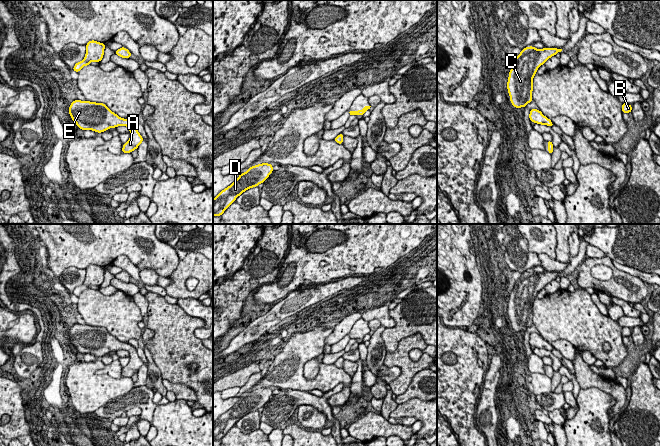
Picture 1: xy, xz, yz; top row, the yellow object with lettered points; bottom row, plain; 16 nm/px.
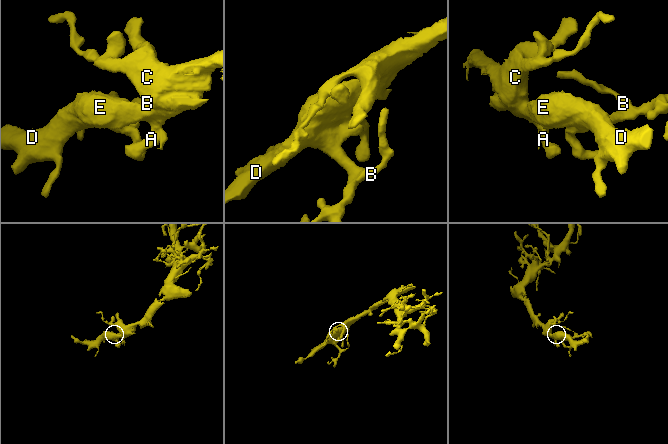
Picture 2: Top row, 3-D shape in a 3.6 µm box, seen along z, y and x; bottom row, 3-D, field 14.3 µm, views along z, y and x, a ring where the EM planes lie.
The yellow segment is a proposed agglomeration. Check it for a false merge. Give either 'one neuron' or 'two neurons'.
one neuron

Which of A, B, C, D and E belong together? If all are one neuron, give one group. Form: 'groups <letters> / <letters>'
groups A B C D E

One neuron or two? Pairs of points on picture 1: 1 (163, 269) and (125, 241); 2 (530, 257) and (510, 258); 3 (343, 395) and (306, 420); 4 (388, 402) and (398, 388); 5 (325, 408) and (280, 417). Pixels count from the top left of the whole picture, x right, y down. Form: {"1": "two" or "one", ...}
{"1": "one", "2": "one", "3": "two", "4": "two", "5": "one"}

